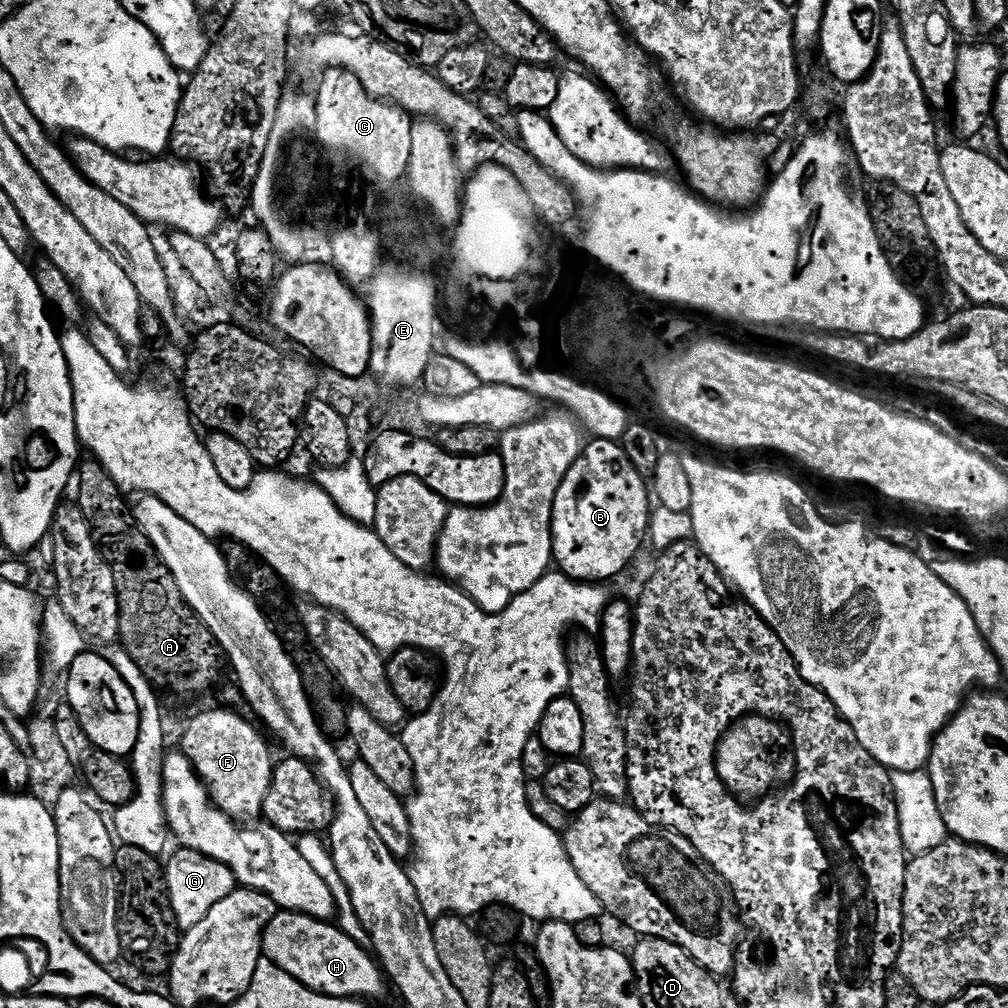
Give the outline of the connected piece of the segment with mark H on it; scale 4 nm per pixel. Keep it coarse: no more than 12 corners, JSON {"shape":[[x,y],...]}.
{"shape":[[277,911],[263,955],[338,998],[380,996],[373,953],[335,923]]}

